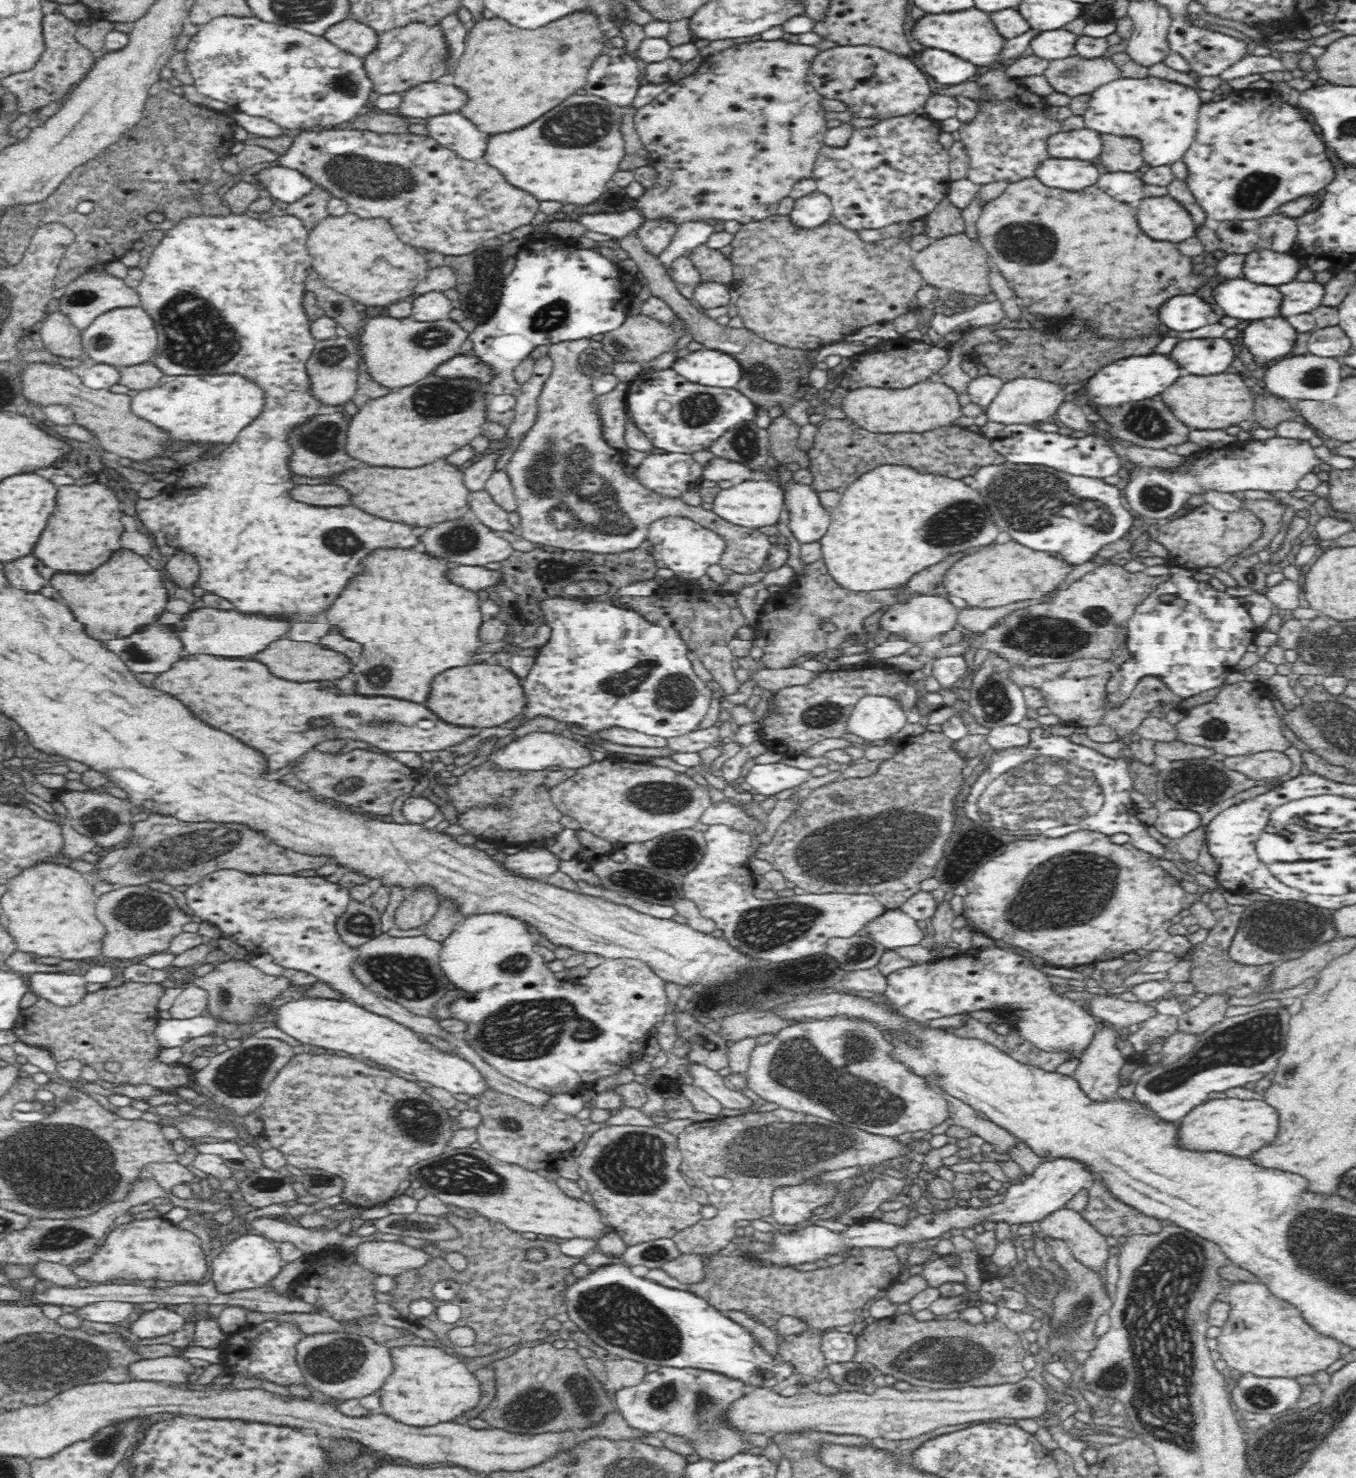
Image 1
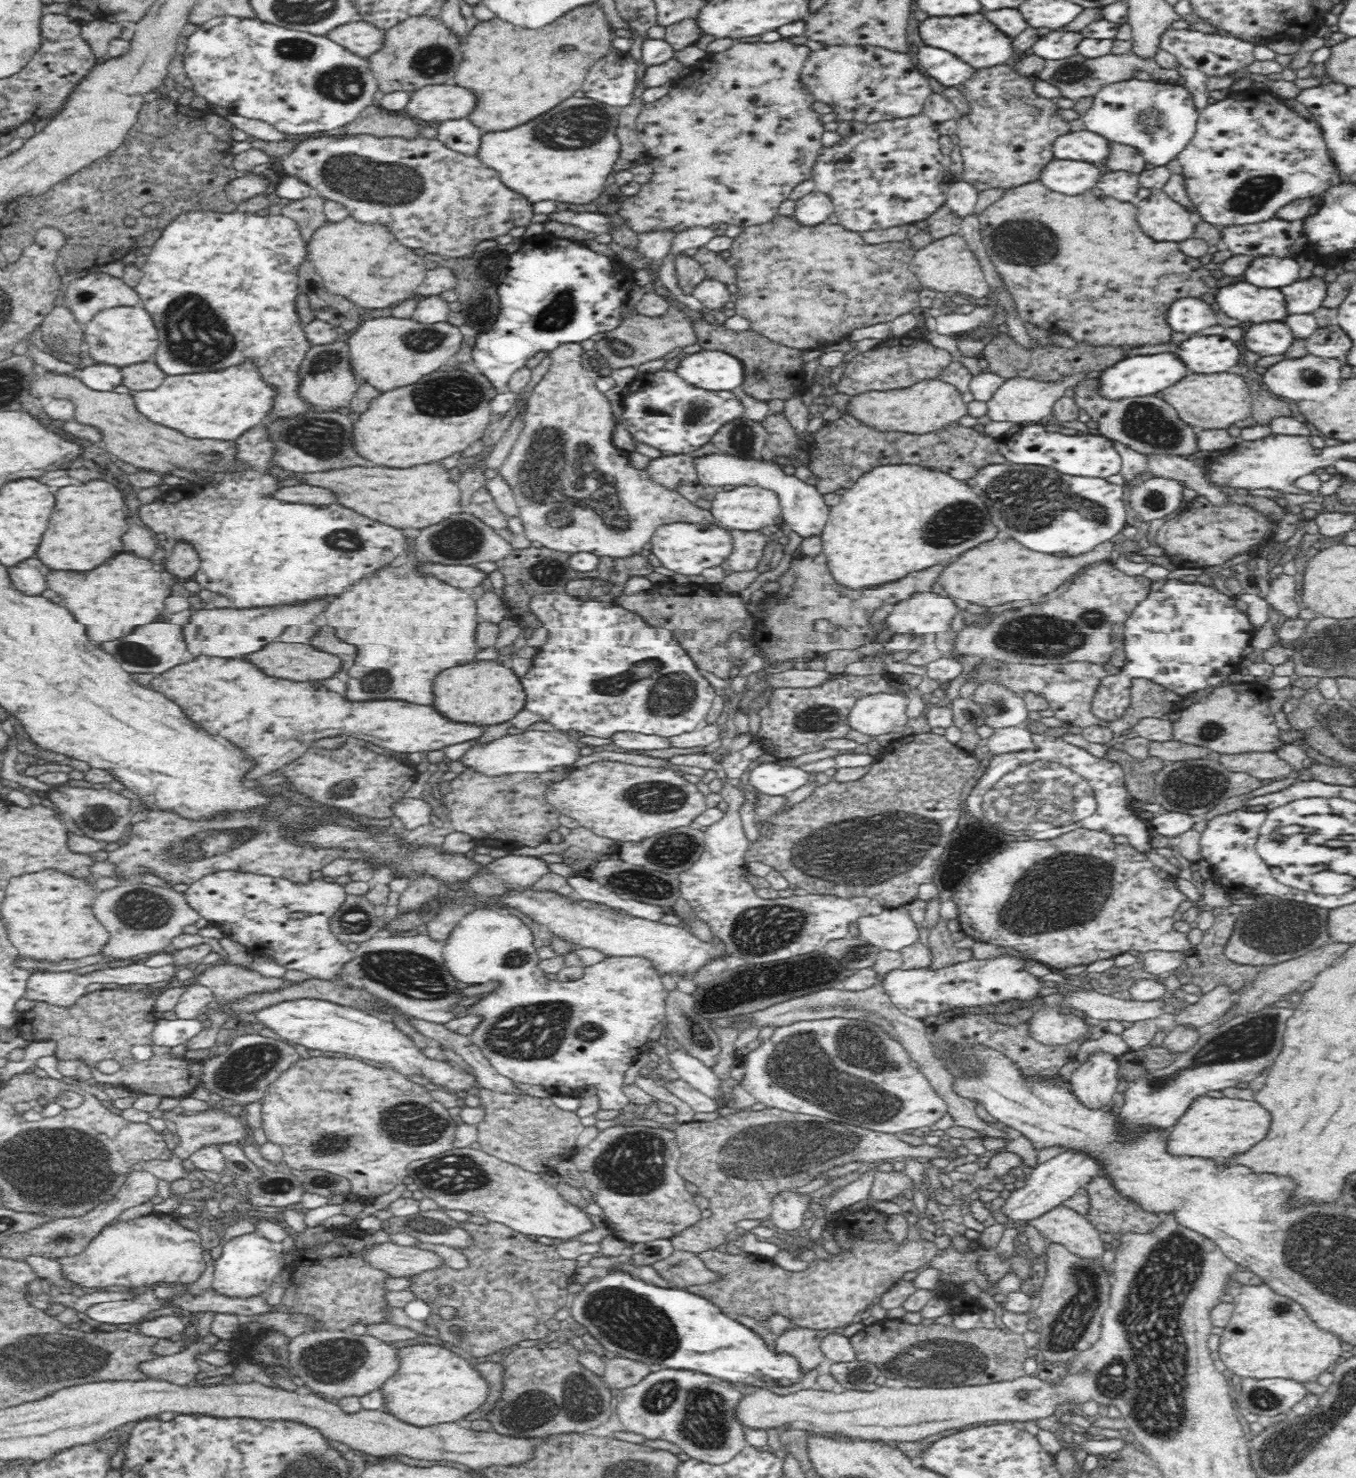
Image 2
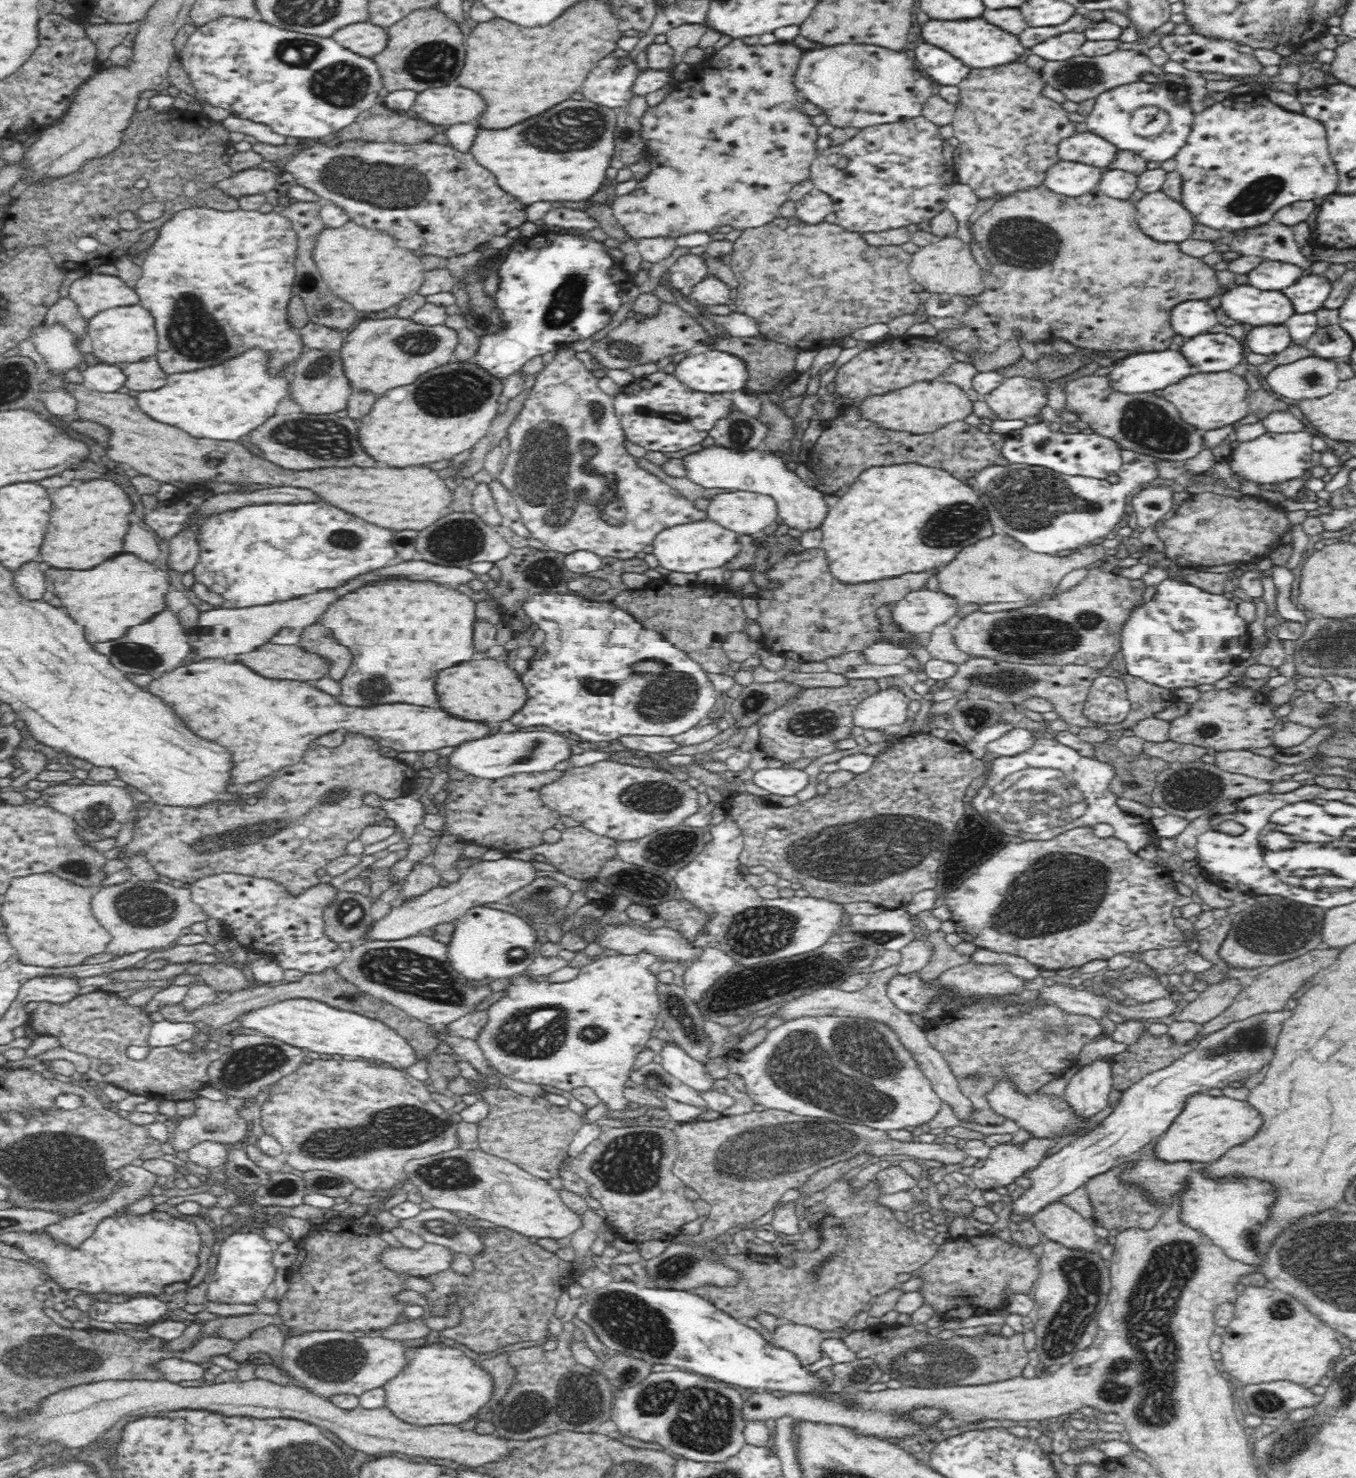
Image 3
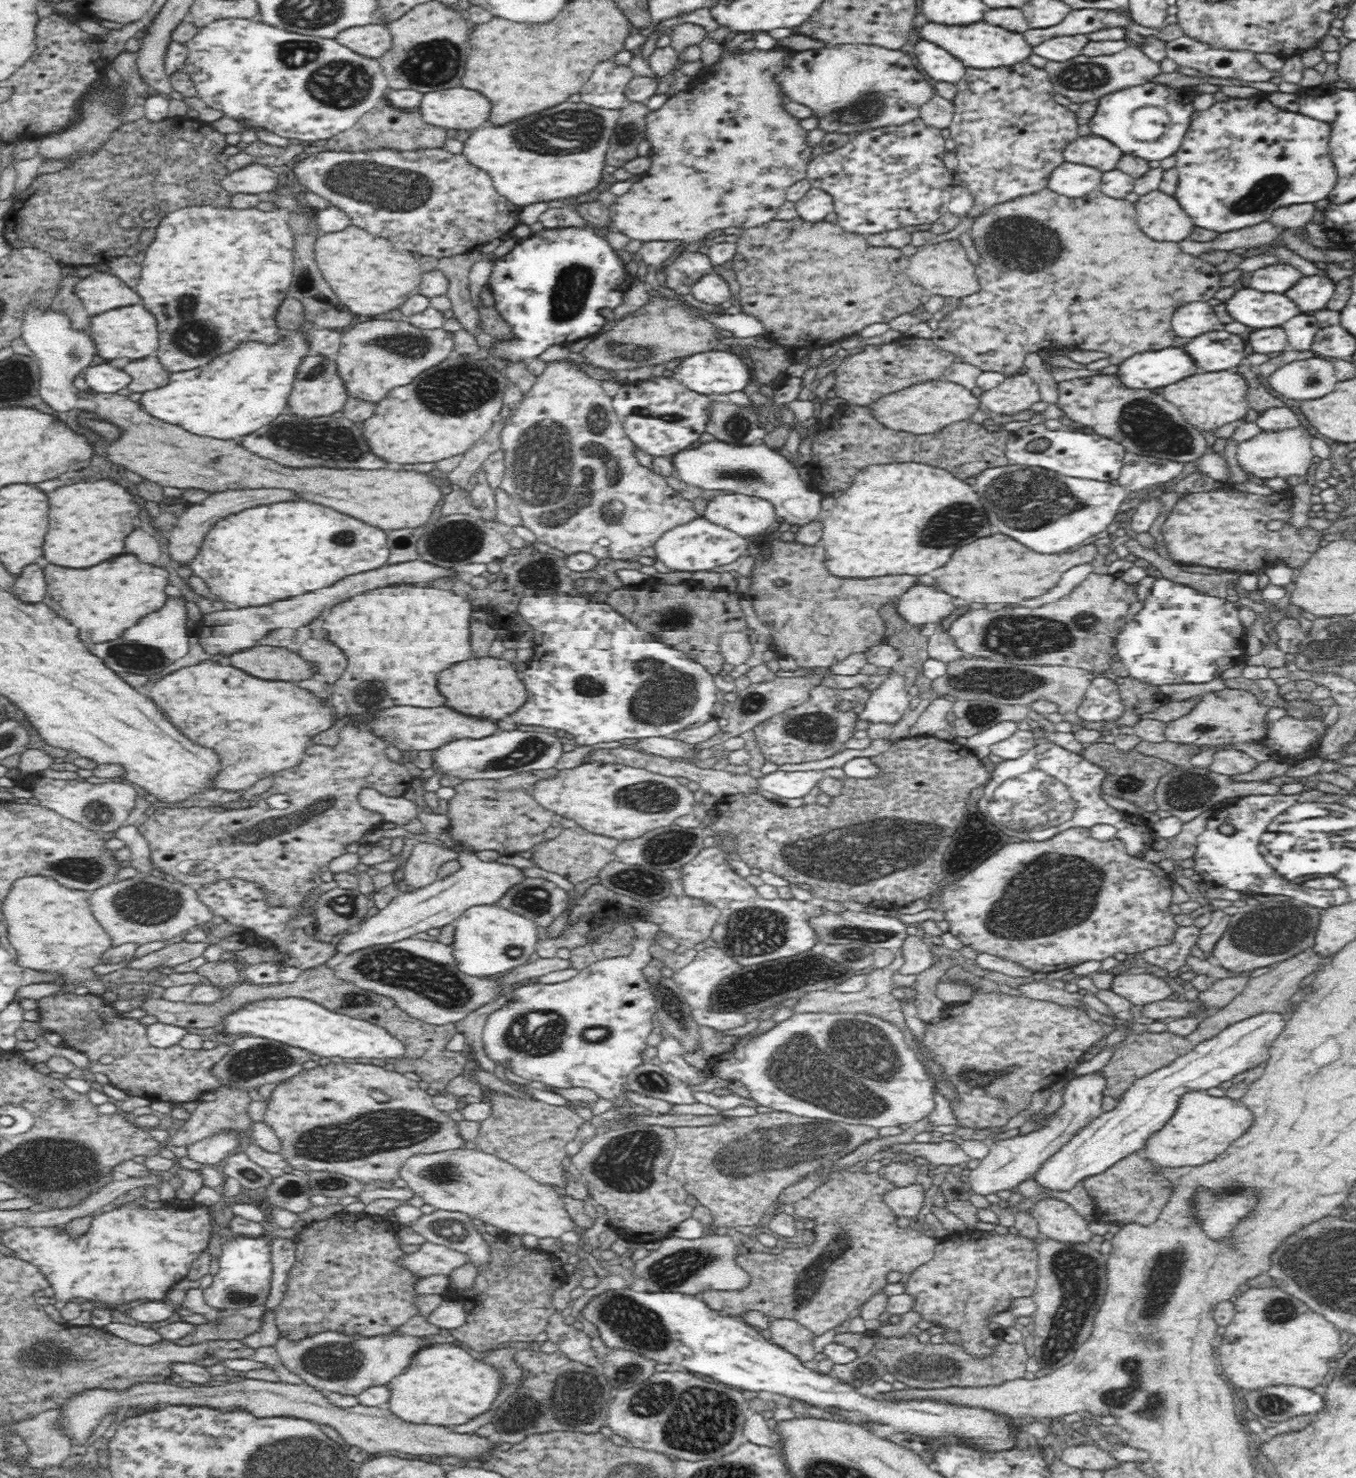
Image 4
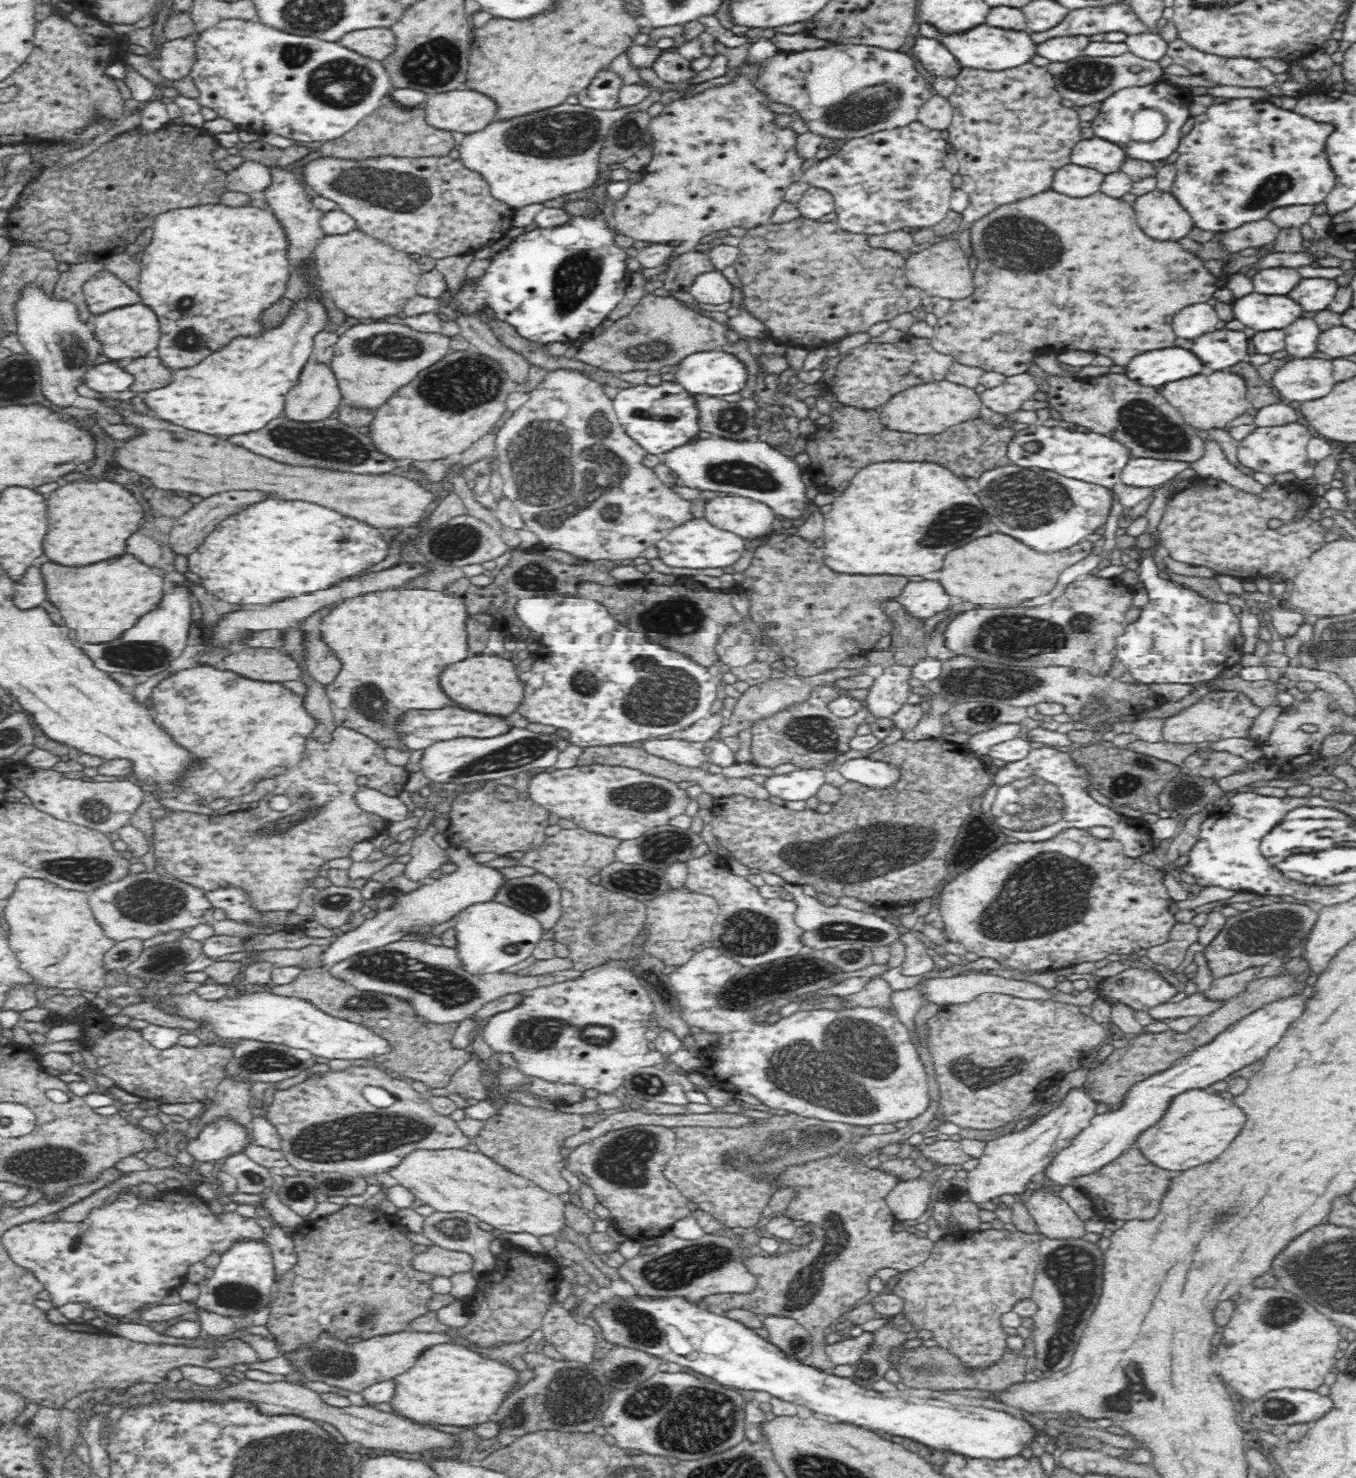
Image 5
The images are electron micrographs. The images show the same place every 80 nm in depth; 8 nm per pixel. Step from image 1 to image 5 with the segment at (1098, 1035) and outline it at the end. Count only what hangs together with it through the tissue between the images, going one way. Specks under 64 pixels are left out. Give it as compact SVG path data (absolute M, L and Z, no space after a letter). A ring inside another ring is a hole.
M1074 1087L1066 1093L1056 1109L1048 1111L1041 1119L1034 1120L1030 1126L986 1141L984 1152L978 1157L978 1165L966 1172L967 1200L974 1205L986 1204L992 1198L1000 1198L1006 1194L1024 1194L1030 1179L1036 1174L1044 1173L1054 1158L1064 1148L1068 1148L1082 1130L1090 1126L1091 1120L1096 1116L1095 1108L1095 1102L1083 1092L1083 1087Z

